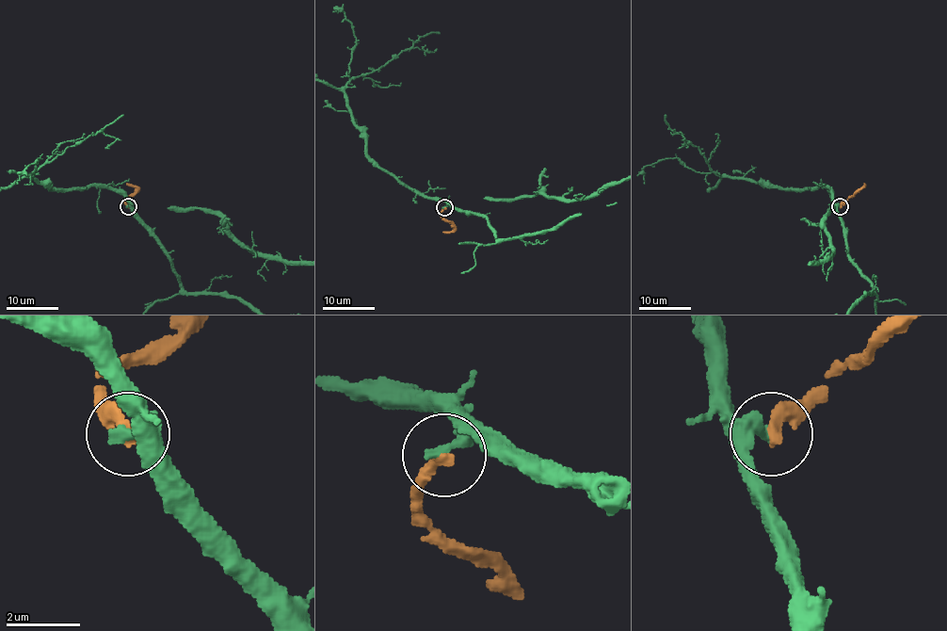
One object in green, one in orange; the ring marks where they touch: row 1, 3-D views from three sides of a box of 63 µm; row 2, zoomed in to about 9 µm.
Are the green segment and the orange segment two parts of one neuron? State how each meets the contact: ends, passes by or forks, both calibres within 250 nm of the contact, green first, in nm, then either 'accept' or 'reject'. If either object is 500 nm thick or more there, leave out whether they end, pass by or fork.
green ends; orange ends; calibres 300 and 360 nm; reject

